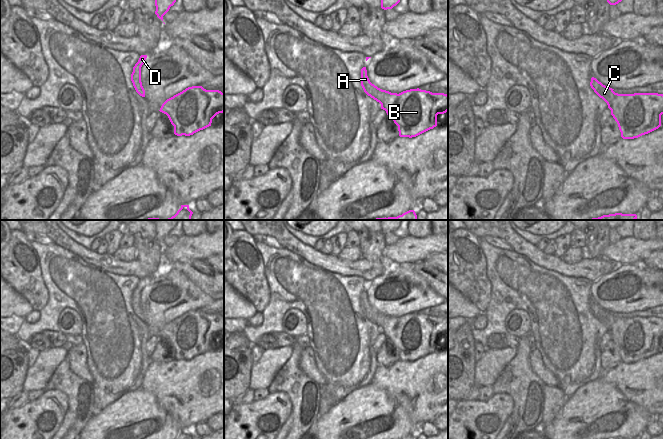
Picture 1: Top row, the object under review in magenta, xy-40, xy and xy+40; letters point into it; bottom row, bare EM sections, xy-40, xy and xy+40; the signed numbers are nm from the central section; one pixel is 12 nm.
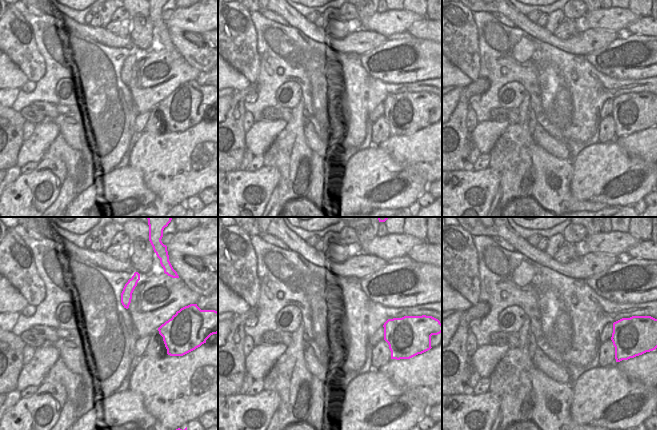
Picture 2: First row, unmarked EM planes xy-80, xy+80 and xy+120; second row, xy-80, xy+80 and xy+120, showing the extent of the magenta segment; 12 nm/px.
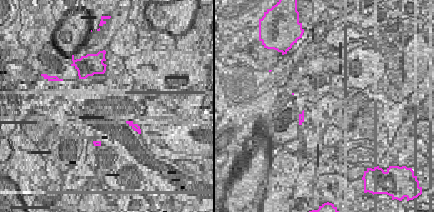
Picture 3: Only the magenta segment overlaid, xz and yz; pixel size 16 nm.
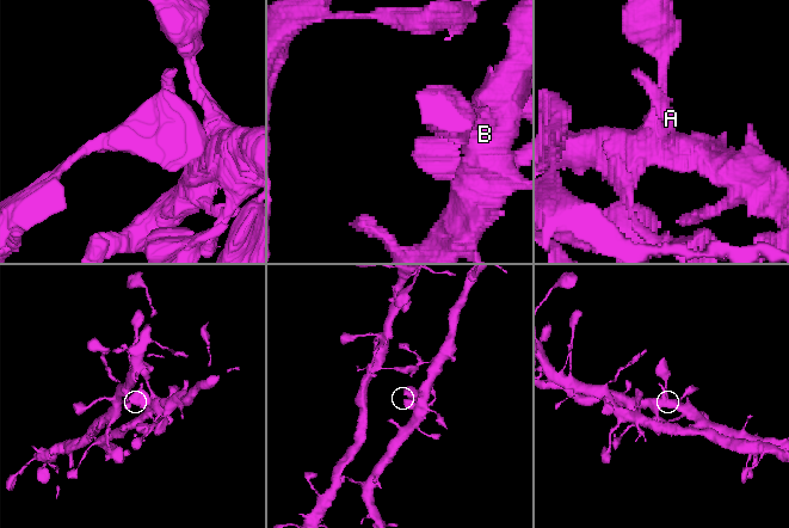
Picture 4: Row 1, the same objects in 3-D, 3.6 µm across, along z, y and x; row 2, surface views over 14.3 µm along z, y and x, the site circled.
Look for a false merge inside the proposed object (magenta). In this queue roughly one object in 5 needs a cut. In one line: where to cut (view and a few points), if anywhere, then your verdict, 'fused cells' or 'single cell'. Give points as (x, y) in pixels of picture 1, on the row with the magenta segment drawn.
cut none; single cell

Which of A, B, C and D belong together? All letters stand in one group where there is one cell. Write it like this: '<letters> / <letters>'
A B C D

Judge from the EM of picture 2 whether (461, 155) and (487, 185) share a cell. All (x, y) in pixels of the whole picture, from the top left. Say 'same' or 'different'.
different

